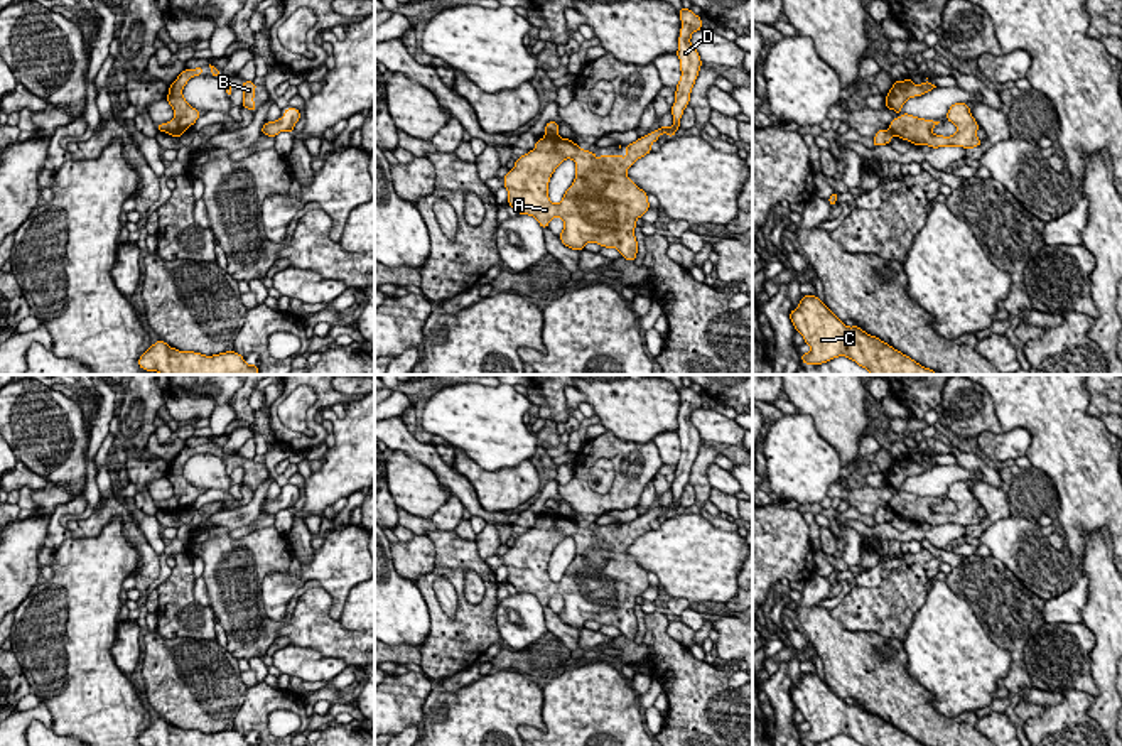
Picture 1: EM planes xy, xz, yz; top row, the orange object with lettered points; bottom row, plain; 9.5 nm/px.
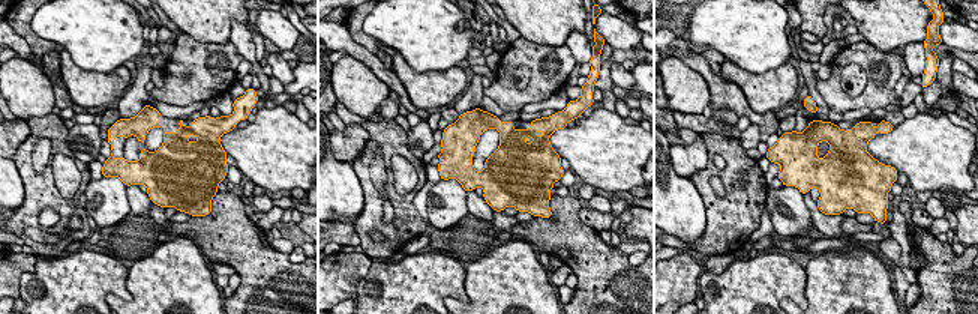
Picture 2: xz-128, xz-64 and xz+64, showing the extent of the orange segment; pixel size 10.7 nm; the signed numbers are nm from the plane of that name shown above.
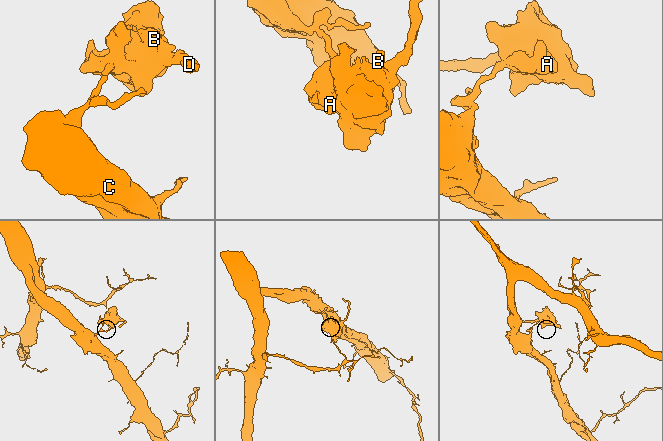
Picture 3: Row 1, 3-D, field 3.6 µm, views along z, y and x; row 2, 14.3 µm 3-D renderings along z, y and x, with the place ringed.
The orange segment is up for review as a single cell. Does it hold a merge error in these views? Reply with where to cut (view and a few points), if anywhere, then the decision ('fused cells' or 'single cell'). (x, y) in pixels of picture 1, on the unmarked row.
xz (545, 512), (557, 515) | fused cells

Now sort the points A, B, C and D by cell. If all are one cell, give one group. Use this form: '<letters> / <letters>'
A B D / C

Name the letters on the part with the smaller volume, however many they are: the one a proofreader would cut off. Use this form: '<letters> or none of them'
A, B, D

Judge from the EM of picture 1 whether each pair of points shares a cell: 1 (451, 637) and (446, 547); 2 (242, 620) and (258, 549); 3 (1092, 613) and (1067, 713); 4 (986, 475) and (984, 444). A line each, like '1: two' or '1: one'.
1: one
2: one
3: two
4: two

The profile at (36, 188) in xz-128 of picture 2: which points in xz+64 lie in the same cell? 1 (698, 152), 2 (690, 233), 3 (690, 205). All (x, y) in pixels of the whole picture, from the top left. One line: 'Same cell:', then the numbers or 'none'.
Same cell: none

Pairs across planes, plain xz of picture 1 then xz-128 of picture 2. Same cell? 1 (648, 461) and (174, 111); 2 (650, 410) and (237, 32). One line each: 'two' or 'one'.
1: two
2: two

